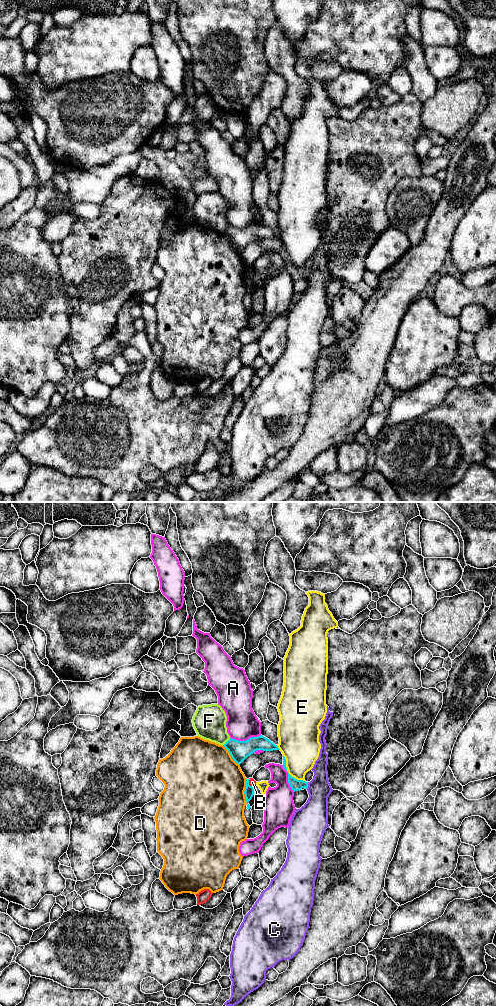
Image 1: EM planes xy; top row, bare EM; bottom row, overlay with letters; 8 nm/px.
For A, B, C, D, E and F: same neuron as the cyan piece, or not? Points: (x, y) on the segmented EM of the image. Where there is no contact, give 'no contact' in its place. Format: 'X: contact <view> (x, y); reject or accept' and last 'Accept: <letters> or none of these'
A: contact xy (246, 740); reject
B: contact xy (248, 784); reject
C: contact xy (307, 785); reject
D: contact xy (244, 791); reject
E: contact xy (288, 773); reject
F: contact xy (226, 742); reject
Accept: none of these

